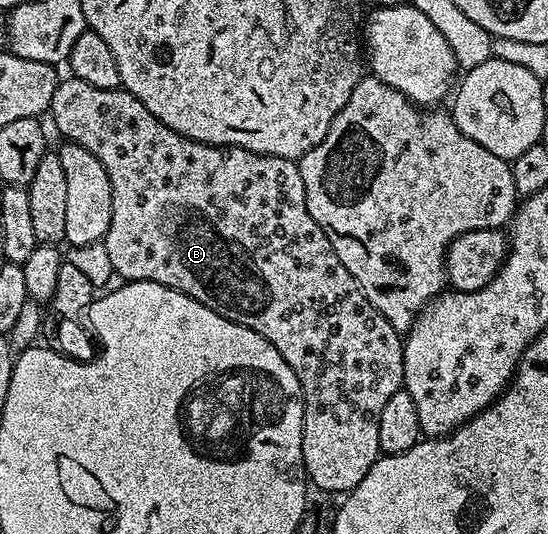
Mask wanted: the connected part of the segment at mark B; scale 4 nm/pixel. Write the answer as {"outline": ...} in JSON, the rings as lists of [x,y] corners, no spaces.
{"outline":[[[66,78],[59,83],[58,88],[52,95],[49,119],[54,119],[58,132],[63,141],[71,144],[84,146],[88,154],[96,154],[100,162],[106,167],[108,182],[112,182],[112,222],[108,222],[106,239],[104,241],[108,250],[108,259],[111,260],[115,273],[123,281],[151,280],[157,284],[163,284],[169,288],[180,290],[196,302],[216,310],[224,318],[236,322],[240,326],[248,326],[248,330],[256,330],[292,366],[292,374],[302,387],[302,405],[304,406],[304,418],[302,419],[302,461],[306,467],[306,478],[311,485],[314,484],[322,492],[342,492],[349,494],[372,470],[380,455],[380,414],[384,410],[388,398],[392,394],[403,391],[404,382],[404,343],[403,337],[394,329],[392,322],[384,318],[368,302],[368,298],[362,292],[362,287],[348,274],[344,262],[336,258],[336,250],[332,250],[332,242],[328,242],[328,234],[316,226],[316,218],[308,214],[308,202],[304,194],[304,178],[300,178],[300,170],[297,163],[288,158],[269,156],[267,152],[253,152],[250,148],[242,148],[239,144],[205,144],[199,140],[193,140],[187,136],[181,136],[176,130],[164,126],[160,118],[156,118],[131,92],[119,86],[116,88],[101,88],[100,86],[88,86],[88,82]]]}

